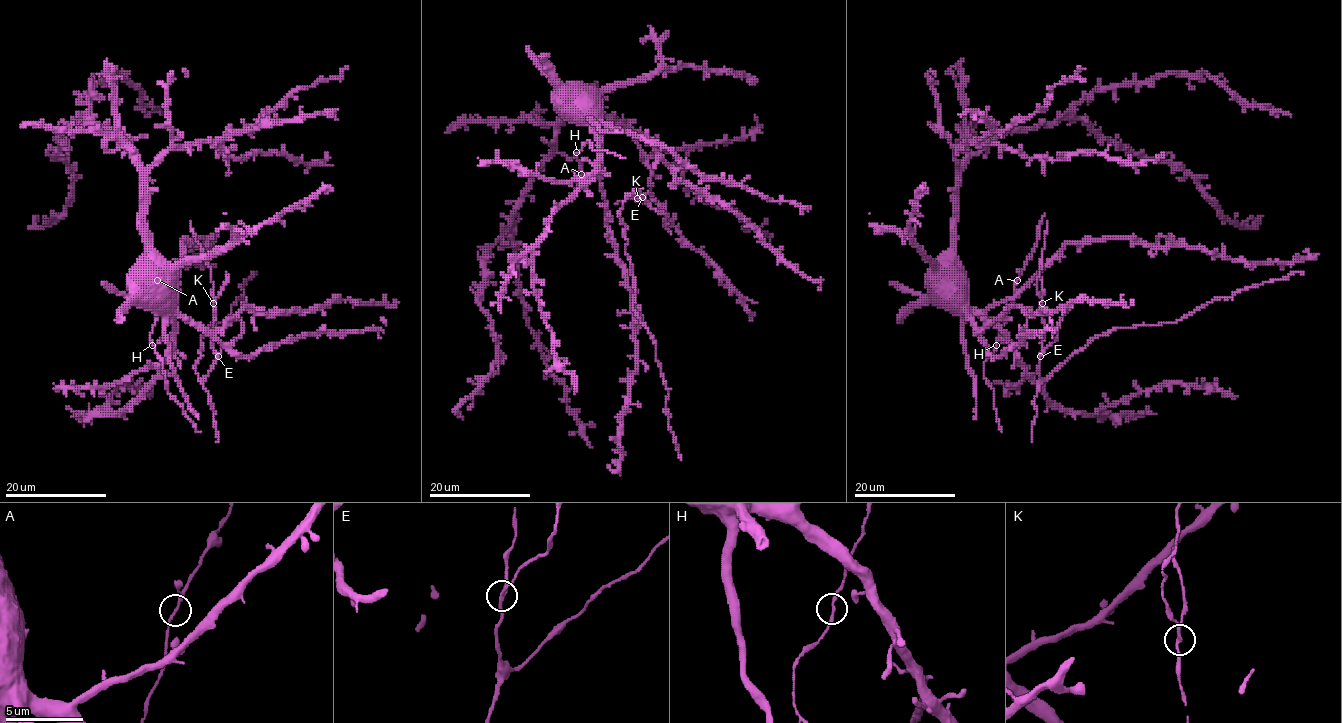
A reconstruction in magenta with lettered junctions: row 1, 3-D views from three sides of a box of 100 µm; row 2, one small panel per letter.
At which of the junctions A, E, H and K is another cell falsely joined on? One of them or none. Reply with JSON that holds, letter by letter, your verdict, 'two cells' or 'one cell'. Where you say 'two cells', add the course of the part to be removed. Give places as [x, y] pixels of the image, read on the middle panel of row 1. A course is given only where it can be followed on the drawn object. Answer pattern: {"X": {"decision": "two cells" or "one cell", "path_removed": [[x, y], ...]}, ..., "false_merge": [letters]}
{"A": {"decision": "one cell"}, "E": {"decision": "one cell"}, "H": {"decision": "one cell"}, "K": {"decision": "two cells", "path_removed": [[637, 198], [654, 193], [650, 197]]}, "false_merge": ["K"]}

